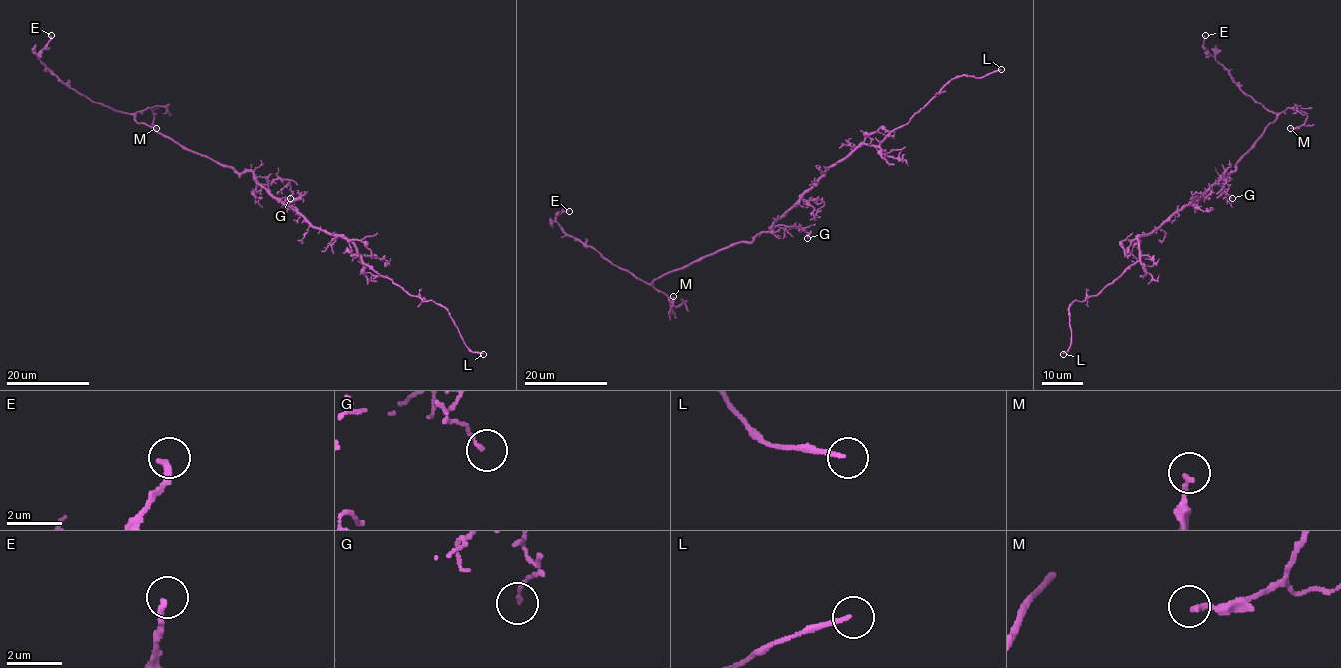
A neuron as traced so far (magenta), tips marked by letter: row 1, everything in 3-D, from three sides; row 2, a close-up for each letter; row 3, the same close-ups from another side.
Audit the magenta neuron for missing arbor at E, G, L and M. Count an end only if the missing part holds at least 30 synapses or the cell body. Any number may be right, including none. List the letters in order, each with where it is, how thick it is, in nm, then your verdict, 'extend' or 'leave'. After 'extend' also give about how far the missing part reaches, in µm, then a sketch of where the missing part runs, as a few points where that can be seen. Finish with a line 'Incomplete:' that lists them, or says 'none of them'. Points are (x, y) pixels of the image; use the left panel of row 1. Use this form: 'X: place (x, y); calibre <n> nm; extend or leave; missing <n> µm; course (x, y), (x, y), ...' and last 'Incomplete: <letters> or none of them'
E: place (51, 35); calibre 200 nm; leave
G: place (290, 198); calibre 120 nm; leave
L: place (483, 354); calibre 150 nm; extend; missing 4 µm
M: place (156, 128); calibre 180 nm; leave
Incomplete: L

